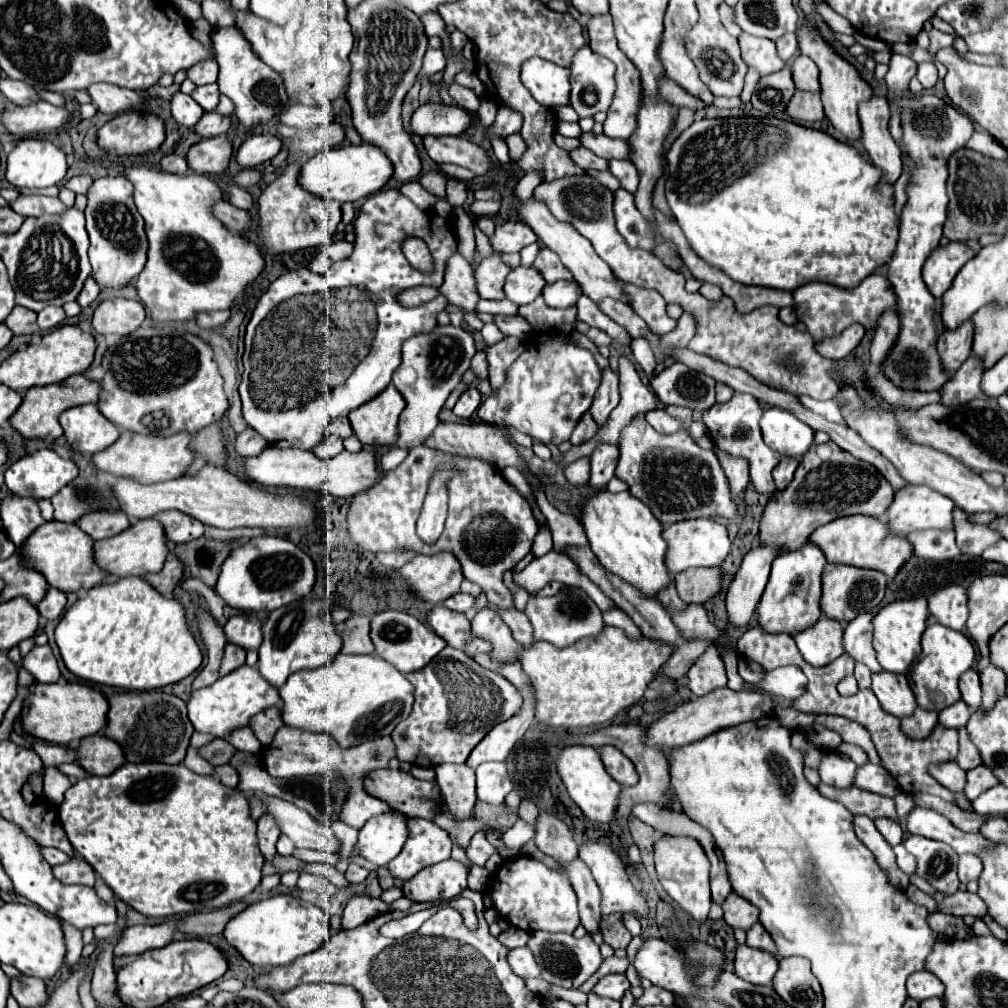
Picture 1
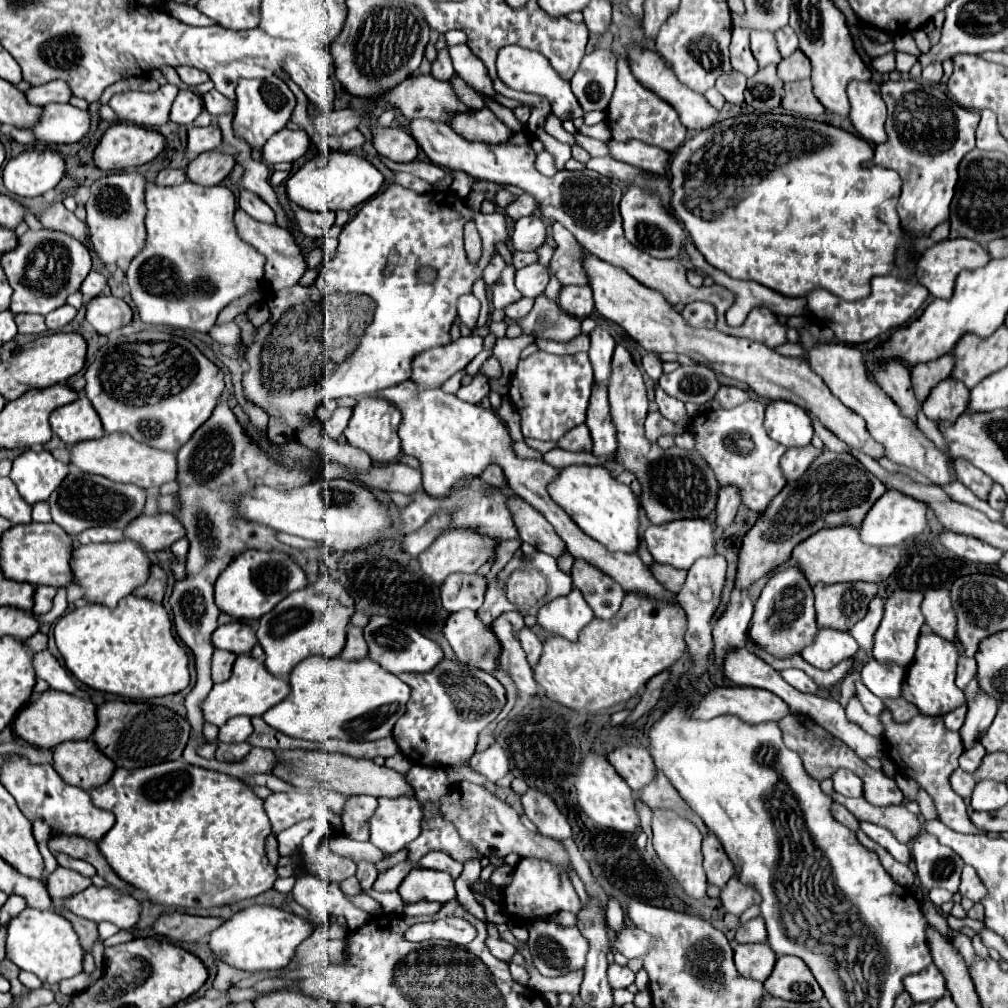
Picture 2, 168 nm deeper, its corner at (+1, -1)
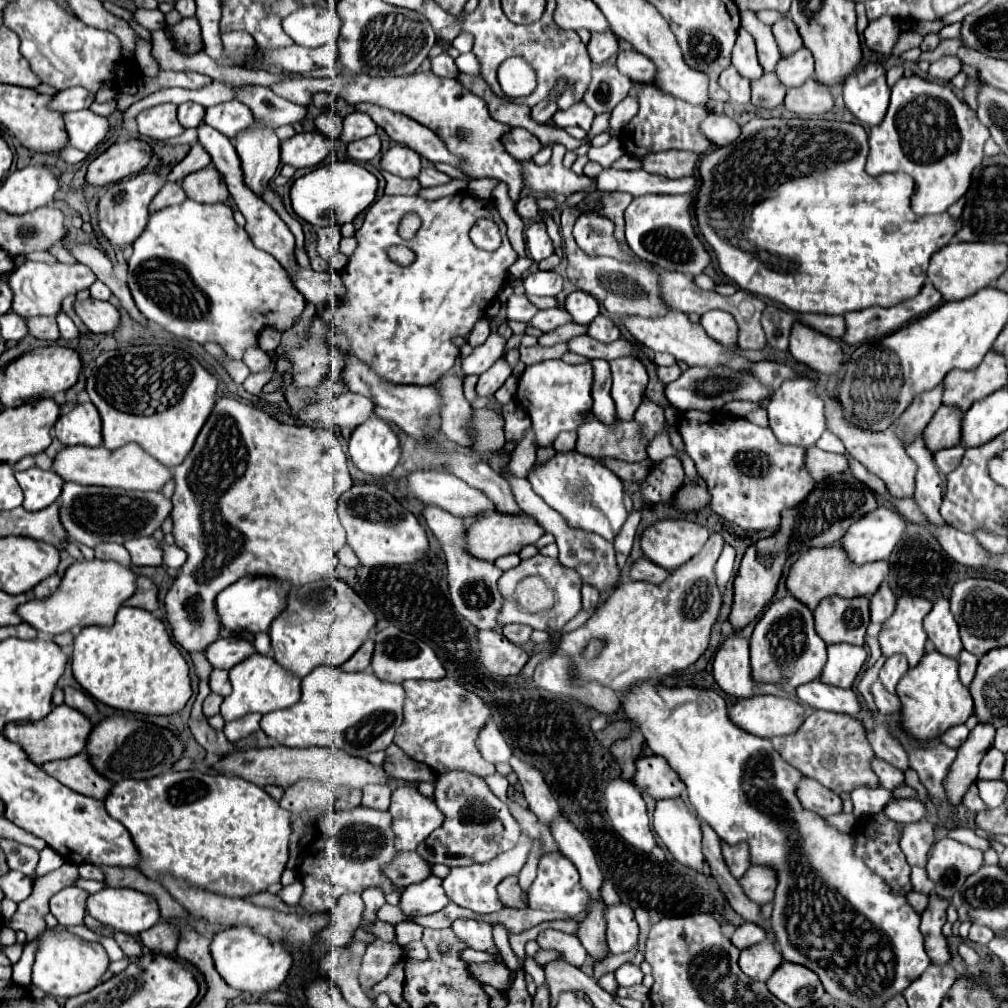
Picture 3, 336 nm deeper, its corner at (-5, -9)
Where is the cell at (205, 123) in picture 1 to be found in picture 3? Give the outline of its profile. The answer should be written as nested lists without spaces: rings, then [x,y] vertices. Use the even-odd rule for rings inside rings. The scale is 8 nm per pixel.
[[[195,144],[195,146],[191,148],[191,152],[167,174],[167,180],[169,180],[169,182],[181,182],[187,174],[197,172],[197,170],[209,166],[209,164],[211,164],[211,156],[203,150],[201,144]]]

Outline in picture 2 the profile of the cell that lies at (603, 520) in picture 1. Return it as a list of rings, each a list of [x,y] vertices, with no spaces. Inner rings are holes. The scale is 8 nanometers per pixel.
[[[567,466],[549,484],[551,498],[573,518],[573,522],[593,540],[611,552],[635,554],[641,542],[641,506],[629,486],[619,484],[601,466]]]

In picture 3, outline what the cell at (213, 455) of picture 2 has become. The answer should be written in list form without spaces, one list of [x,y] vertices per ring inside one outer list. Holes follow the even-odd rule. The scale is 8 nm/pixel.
[[[221,396],[221,398],[217,398],[215,408],[209,414],[203,430],[199,432],[197,442],[191,448],[191,454],[187,454],[187,458],[173,470],[173,480],[175,480],[175,494],[171,498],[173,500],[173,510],[171,510],[173,536],[175,536],[175,544],[187,552],[187,560],[179,568],[175,582],[171,584],[169,592],[165,594],[165,612],[167,612],[167,622],[171,624],[171,632],[173,632],[175,642],[181,644],[187,652],[203,652],[211,642],[215,642],[219,638],[221,622],[217,620],[217,616],[213,612],[213,602],[221,590],[225,590],[227,586],[231,586],[239,578],[267,576],[267,578],[287,580],[291,586],[303,586],[303,584],[321,580],[325,576],[333,576],[335,566],[339,564],[337,554],[345,544],[345,530],[341,526],[335,526],[337,524],[337,514],[335,514],[337,500],[353,484],[349,470],[347,470],[347,456],[345,456],[341,442],[333,430],[319,428],[319,426],[289,426],[289,424],[279,422],[277,418],[273,418],[271,414],[267,414],[265,410],[261,410],[257,406],[243,404],[241,400],[231,398],[231,396]]]

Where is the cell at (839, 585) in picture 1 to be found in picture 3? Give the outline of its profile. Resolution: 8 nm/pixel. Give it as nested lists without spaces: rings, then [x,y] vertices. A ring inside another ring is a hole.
[[[825,598],[815,610],[815,630],[825,644],[855,644],[863,646],[865,630],[869,626],[869,600],[867,598]]]

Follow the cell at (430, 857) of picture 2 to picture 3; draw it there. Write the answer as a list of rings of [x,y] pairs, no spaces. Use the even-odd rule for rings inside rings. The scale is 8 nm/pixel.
[[[523,840],[515,848],[507,850],[507,854],[499,854],[499,858],[493,858],[487,864],[471,864],[465,868],[451,868],[451,874],[443,880],[443,888],[445,888],[447,898],[451,902],[455,902],[457,906],[467,908],[475,914],[499,912],[503,906],[499,902],[499,896],[497,896],[497,884],[509,874],[519,874],[519,870],[523,868],[523,864],[527,860],[529,850],[531,850],[531,840],[527,840],[527,842]]]

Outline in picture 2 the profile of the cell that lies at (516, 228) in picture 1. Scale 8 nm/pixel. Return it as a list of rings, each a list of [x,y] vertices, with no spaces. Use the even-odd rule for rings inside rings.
[[[537,214],[519,218],[513,226],[511,242],[513,242],[515,250],[523,250],[523,252],[531,252],[531,250],[539,248],[545,242],[545,224],[543,224],[543,220]]]

